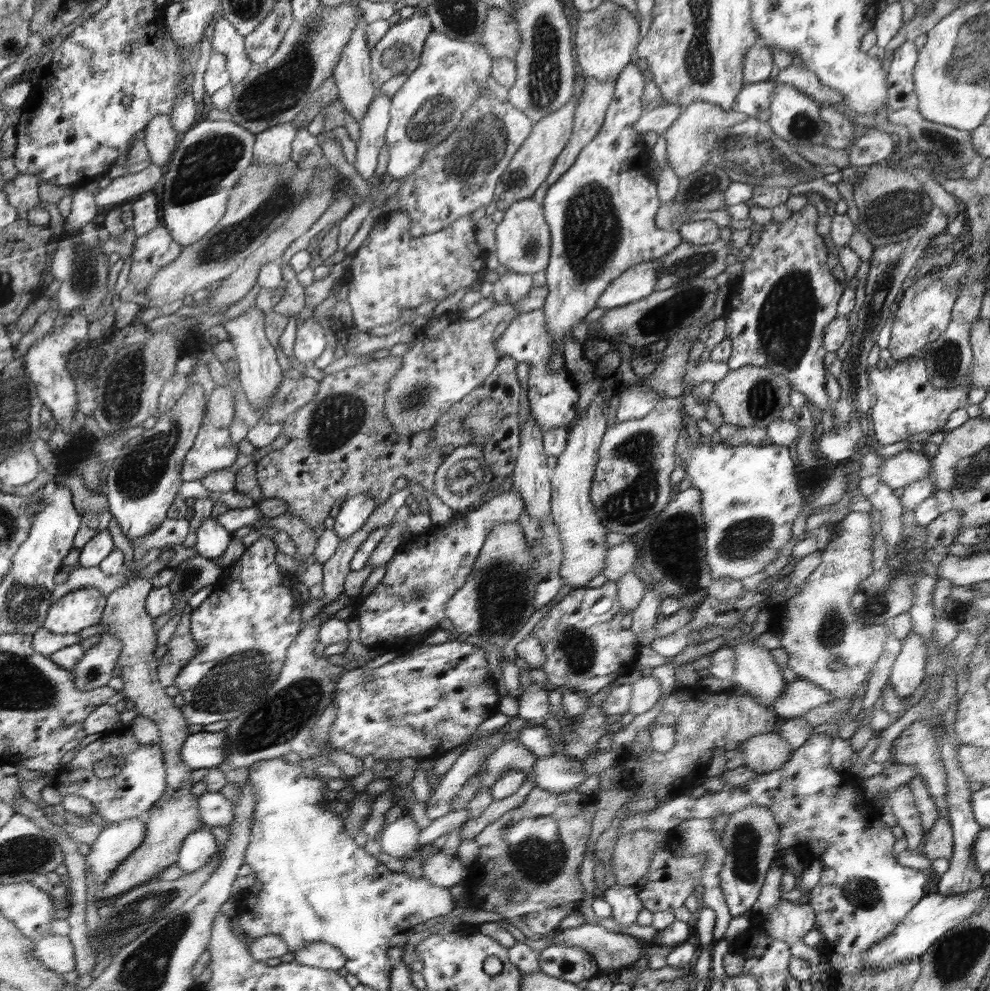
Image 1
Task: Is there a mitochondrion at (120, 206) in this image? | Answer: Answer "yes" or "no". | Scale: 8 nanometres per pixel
no

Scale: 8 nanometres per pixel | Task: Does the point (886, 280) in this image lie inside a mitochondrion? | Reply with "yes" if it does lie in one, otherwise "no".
yes

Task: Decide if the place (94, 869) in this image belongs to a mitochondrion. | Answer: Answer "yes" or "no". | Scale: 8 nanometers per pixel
no

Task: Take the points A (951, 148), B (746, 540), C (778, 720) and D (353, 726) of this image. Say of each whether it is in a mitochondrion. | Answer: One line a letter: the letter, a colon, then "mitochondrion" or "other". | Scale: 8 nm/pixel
A: mitochondrion
B: mitochondrion
C: other
D: other

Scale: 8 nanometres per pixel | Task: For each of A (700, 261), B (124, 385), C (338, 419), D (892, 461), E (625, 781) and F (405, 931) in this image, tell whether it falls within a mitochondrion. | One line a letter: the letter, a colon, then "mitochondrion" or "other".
A: mitochondrion
B: mitochondrion
C: mitochondrion
D: other
E: other
F: other

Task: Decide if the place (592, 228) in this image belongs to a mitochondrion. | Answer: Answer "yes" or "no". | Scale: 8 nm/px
yes

